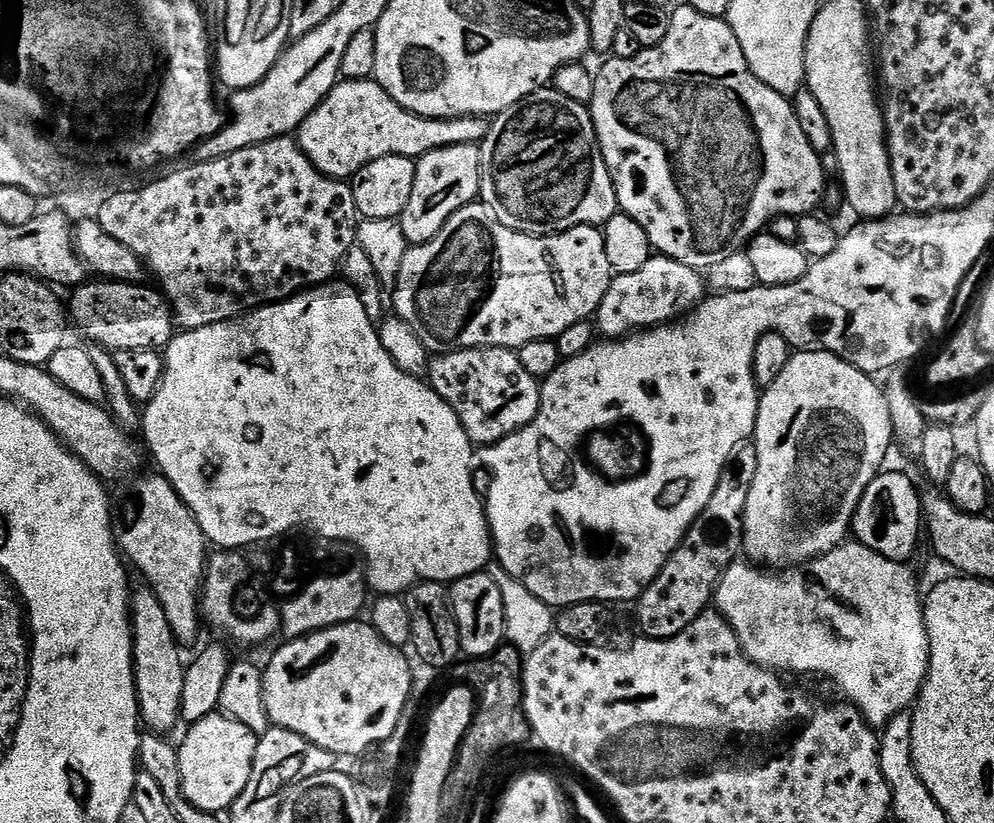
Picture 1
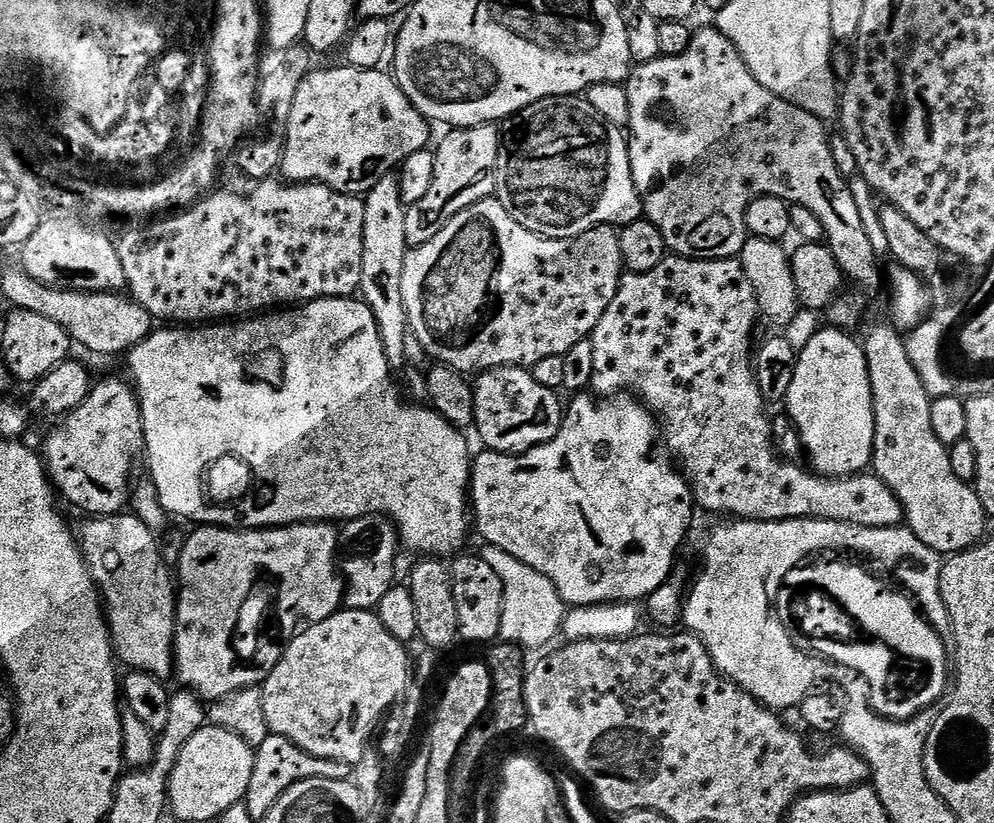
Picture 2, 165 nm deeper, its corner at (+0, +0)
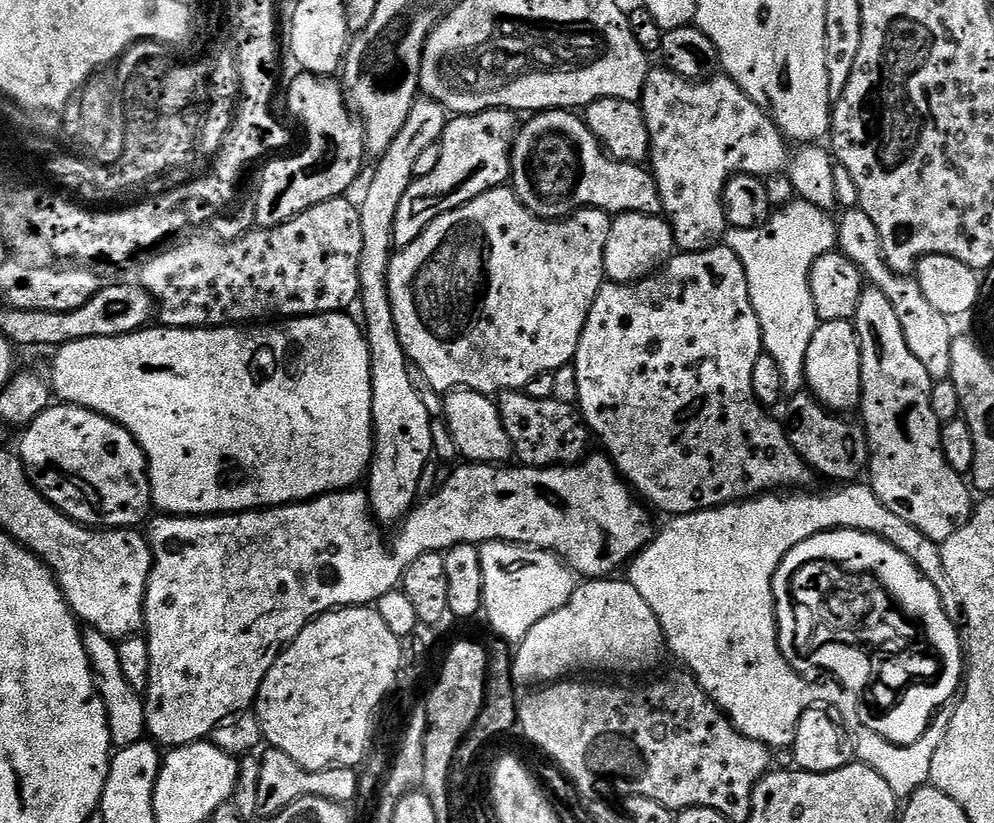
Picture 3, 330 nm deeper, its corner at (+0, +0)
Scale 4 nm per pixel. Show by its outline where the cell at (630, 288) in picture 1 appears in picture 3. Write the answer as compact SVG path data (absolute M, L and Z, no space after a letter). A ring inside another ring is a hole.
M726 246L704 248L701 252L681 251L673 255L659 270L635 284L614 284L605 282L600 293L588 311L582 334L574 357L578 392L578 412L591 435L600 439L603 451L620 473L624 483L629 485L647 505L651 504L666 516L701 512L703 509L718 508L738 500L751 499L769 490L796 490L808 486L814 476L813 469L798 455L794 446L784 434L784 425L775 415L768 416L769 409L754 395L754 362L762 354L764 339L760 333L760 323L750 302L746 270Z

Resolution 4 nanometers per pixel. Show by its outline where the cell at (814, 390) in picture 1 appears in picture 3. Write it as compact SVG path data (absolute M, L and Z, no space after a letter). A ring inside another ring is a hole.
M826 320L817 323L810 350L806 350L803 383L825 408L848 414L860 403L860 343L852 320Z

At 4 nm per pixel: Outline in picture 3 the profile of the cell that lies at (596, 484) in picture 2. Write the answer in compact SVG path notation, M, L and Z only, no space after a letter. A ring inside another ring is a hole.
M591 454L585 455L583 459L574 464L566 464L563 466L553 466L550 468L529 468L527 466L515 466L516 468L504 468L508 466L497 466L495 464L477 464L475 462L464 462L461 463L461 468L456 468L448 477L444 480L444 485L437 490L433 496L425 495L423 499L419 501L412 508L406 516L404 516L402 523L399 525L400 533L392 540L392 548L388 548L386 541L380 537L381 529L378 527L377 521L374 519L372 514L372 506L368 502L367 491L364 490L345 490L343 492L326 492L322 496L315 496L312 500L300 500L297 504L282 504L277 508L258 508L250 512L226 512L219 516L170 516L167 514L157 515L157 520L153 519L151 523L147 525L148 532L146 531L146 541L148 549L151 552L151 568L148 574L148 585L146 586L146 592L144 594L144 626L143 631L146 633L146 639L148 642L148 654L150 660L150 672L148 674L148 686L142 693L142 699L144 701L144 727L147 735L151 737L157 745L163 746L165 749L171 750L174 748L181 748L187 744L198 744L201 743L205 738L211 737L214 726L218 726L224 720L227 720L236 715L238 712L249 711L255 705L256 696L260 692L262 682L266 678L266 674L274 666L276 657L280 655L280 651L276 648L276 644L285 644L286 646L292 643L294 638L298 638L298 634L301 630L308 625L310 620L316 619L321 616L324 612L331 612L337 608L354 608L357 606L372 606L375 605L376 601L382 598L382 594L390 594L391 592L397 591L398 585L403 581L404 571L410 566L410 562L414 562L414 558L418 558L424 552L440 552L441 550L447 550L453 548L456 544L474 544L481 545L486 544L490 540L504 540L507 544L522 544L529 548L541 548L547 552L554 553L555 556L560 557L569 568L572 569L573 573L577 577L587 578L588 580L599 580L601 578L611 577L613 574L625 567L631 561L632 557L644 547L646 543L646 535L644 536L644 523L647 522L648 516L644 513L646 510L645 505L641 503L639 499L634 495L631 487L624 483L620 473L617 472L616 468L612 464L612 461L608 459L607 455L599 454L600 456L591 456Z

